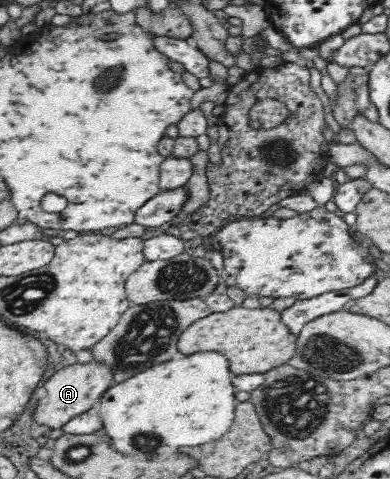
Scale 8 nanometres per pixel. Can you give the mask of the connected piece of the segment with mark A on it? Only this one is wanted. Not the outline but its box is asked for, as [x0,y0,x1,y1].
[32,361,112,430]

